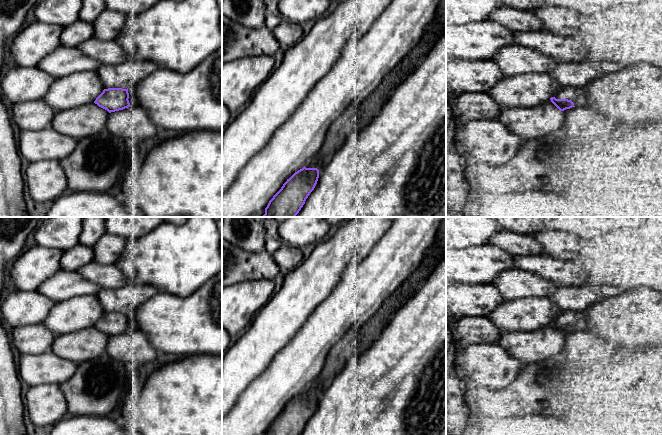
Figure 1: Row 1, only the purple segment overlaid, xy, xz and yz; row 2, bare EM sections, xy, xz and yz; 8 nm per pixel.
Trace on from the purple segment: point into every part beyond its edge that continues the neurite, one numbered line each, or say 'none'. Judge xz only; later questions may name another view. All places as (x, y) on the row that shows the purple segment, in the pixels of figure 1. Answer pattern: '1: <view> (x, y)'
none

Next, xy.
1: xy (133, 100)

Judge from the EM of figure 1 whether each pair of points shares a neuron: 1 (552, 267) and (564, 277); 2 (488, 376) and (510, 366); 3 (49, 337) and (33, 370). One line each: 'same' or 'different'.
1: same
2: same
3: different

